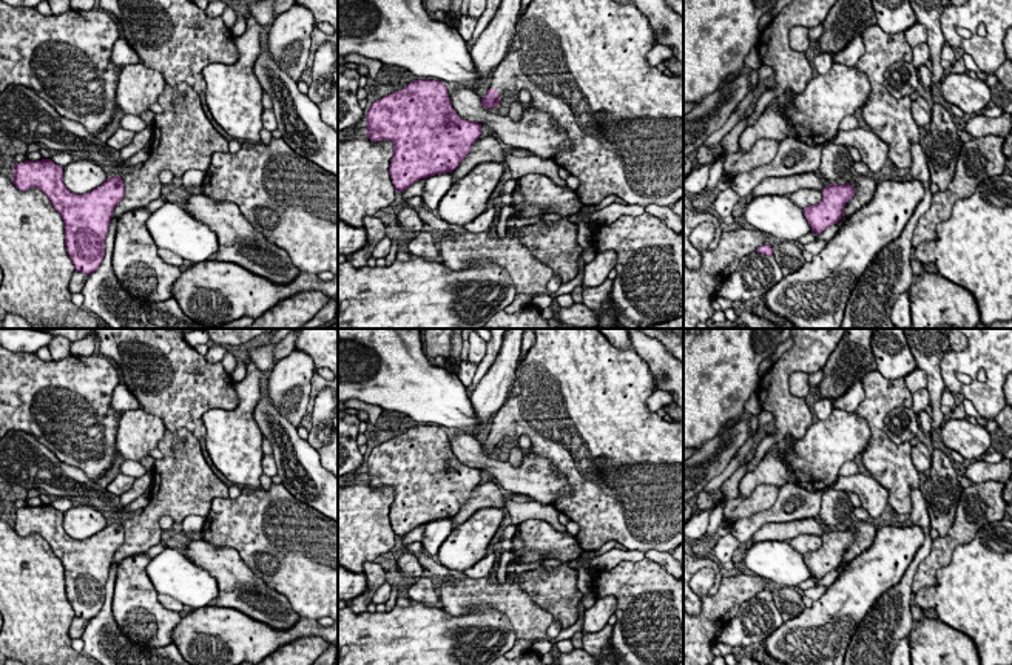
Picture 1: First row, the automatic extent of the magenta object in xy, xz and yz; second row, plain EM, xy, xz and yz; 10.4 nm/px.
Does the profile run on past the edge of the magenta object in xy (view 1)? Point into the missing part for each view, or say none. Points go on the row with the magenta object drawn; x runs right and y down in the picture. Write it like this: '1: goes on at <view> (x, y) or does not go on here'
1: does not go on here

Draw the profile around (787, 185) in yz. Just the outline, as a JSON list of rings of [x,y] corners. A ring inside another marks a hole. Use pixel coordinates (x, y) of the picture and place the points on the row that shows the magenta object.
[[[802,173],[785,177],[767,177],[750,194],[748,199],[757,196],[790,196],[798,190],[810,188],[822,191],[830,182],[824,181],[819,173]]]

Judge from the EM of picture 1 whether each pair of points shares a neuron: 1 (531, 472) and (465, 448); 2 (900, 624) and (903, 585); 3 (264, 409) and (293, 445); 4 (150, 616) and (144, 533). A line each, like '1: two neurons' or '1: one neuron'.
1: one neuron
2: one neuron
3: one neuron
4: two neurons

